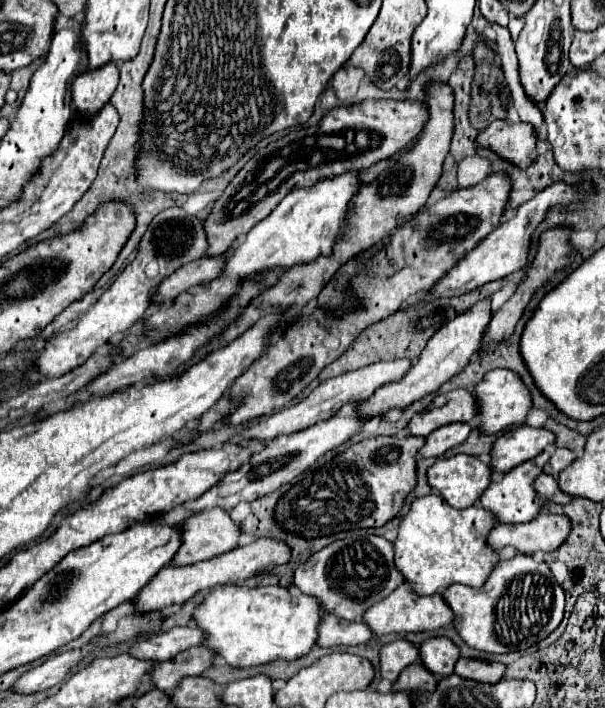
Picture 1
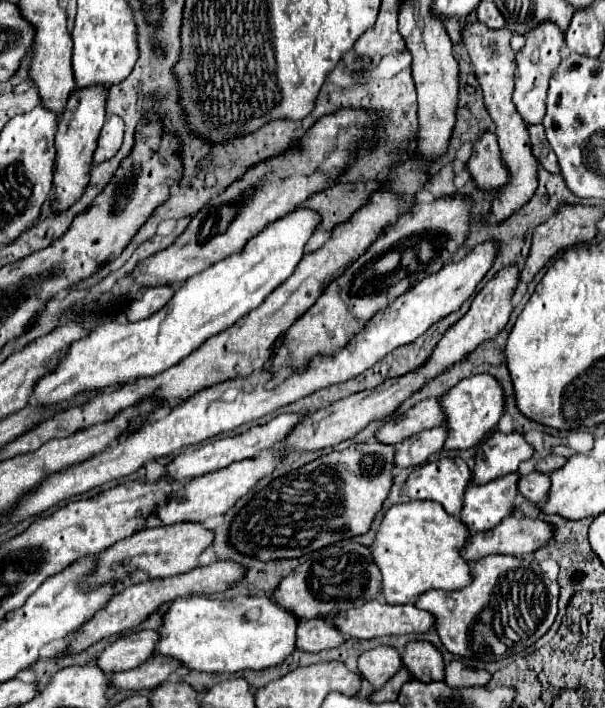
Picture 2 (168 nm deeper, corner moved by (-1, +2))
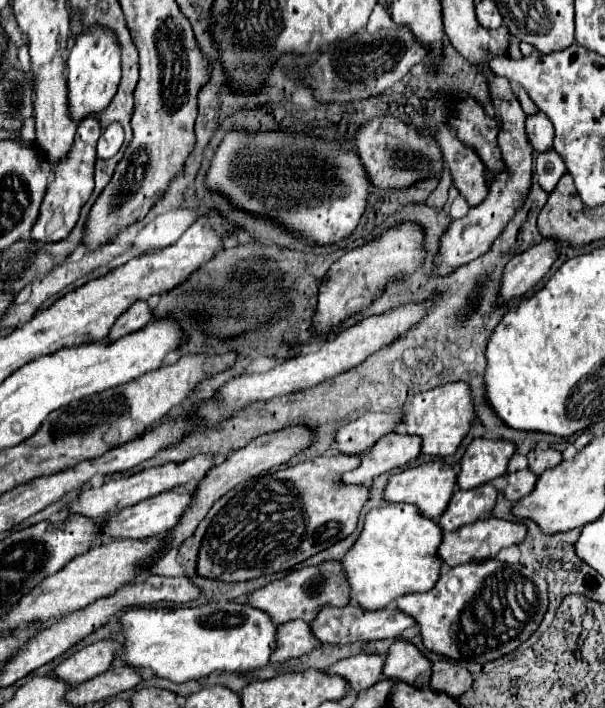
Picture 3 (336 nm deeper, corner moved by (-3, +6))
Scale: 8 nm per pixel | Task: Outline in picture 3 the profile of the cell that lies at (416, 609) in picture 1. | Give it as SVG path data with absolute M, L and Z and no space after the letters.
M346 605L346 607L326 607L318 613L318 617L310 623L314 635L322 643L336 643L336 645L346 645L354 641L372 641L372 639L386 639L386 637L400 637L404 629L416 625L412 617L406 613L400 613L396 607L384 607L376 611L366 611L366 609L356 609L356 605Z

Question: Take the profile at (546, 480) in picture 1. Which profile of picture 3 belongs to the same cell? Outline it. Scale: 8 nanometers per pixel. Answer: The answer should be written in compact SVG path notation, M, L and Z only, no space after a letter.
M530 469L508 473L508 485L504 489L504 497L510 501L520 501L528 493L532 493L532 489L536 487L536 481L538 481L538 475L534 475Z

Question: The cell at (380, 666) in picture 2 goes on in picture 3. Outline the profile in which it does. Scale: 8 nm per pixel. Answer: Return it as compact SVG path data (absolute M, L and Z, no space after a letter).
M360 653L360 655L338 661L332 669L328 669L328 673L348 679L348 683L354 691L362 691L382 679L382 669L384 669L382 665L384 665L382 655Z

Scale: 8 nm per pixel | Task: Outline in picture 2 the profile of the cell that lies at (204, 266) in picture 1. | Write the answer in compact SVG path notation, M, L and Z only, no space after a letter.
M152 287L146 289L136 301L132 301L132 305L126 309L126 319L128 321L140 321L150 317L152 313L156 313L158 309L162 309L172 297L172 287Z

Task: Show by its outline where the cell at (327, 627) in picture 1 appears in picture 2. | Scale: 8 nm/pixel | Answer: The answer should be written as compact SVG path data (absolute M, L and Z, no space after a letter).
M308 619L298 623L296 631L296 649L306 653L318 653L322 649L340 647L344 641L330 629L326 619Z

